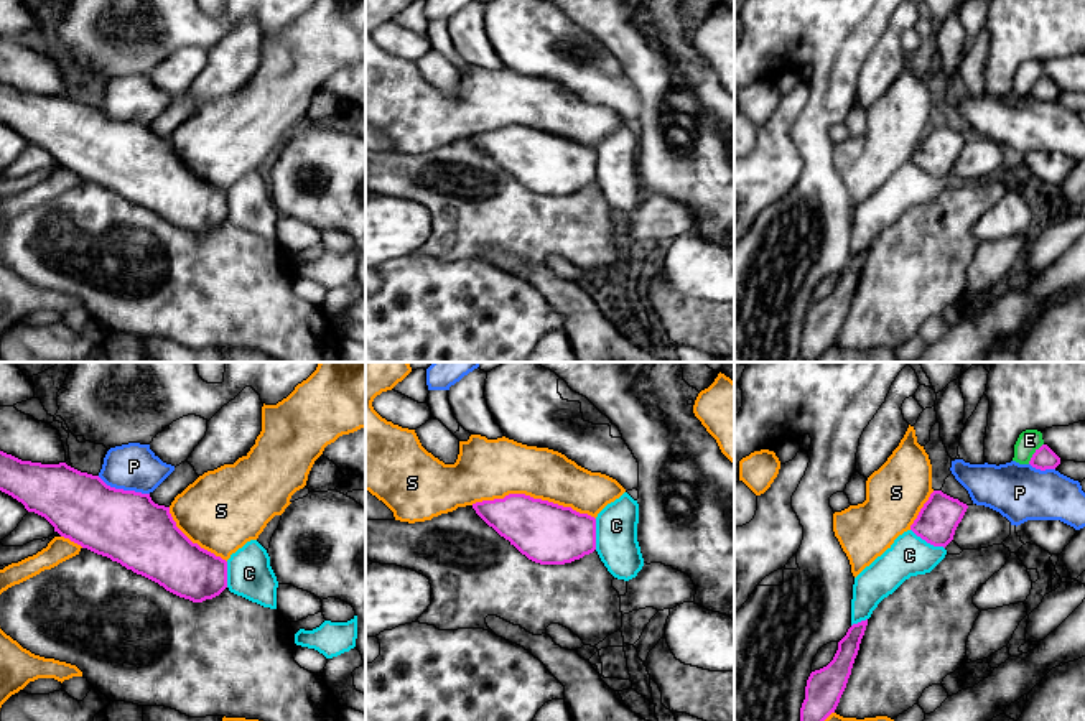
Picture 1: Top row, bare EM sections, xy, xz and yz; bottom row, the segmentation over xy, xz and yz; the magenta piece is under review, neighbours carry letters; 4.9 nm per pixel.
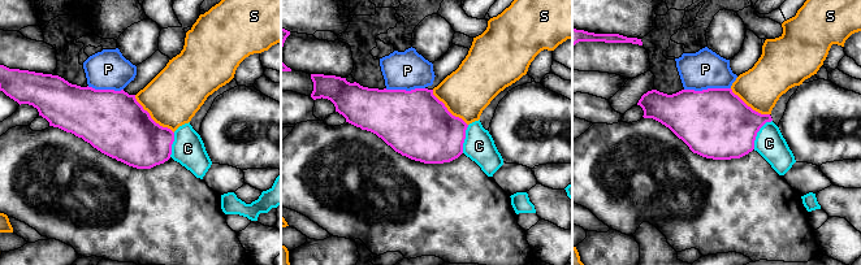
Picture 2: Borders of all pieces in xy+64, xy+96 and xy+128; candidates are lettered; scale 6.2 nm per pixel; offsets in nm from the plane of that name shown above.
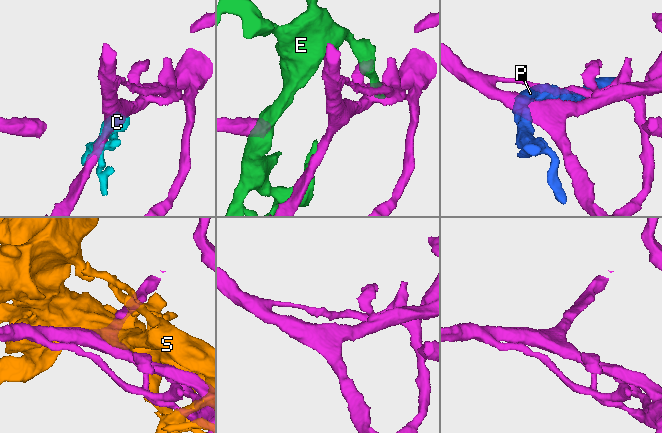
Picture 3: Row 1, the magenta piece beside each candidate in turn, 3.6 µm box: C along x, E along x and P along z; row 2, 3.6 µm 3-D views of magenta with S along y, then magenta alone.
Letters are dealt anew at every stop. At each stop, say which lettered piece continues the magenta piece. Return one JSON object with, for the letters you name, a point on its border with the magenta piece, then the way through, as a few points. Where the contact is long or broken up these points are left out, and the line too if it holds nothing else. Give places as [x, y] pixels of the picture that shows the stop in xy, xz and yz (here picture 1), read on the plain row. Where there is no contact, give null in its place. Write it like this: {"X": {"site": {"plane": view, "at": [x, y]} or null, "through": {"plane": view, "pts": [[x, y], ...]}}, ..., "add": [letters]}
{"add": []}

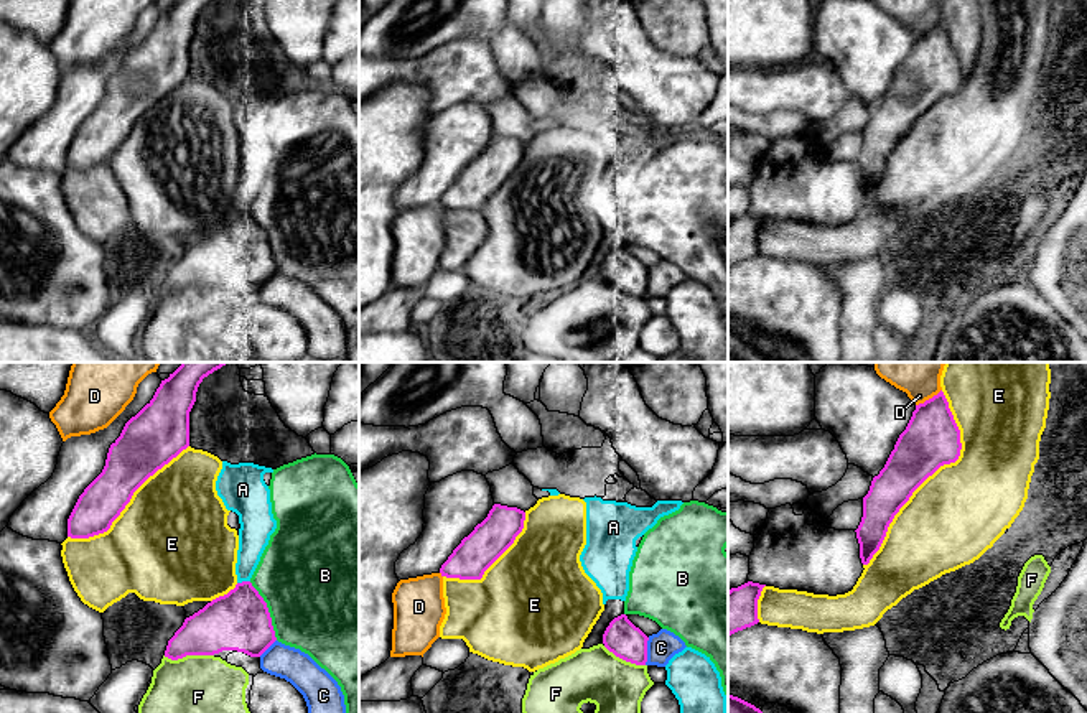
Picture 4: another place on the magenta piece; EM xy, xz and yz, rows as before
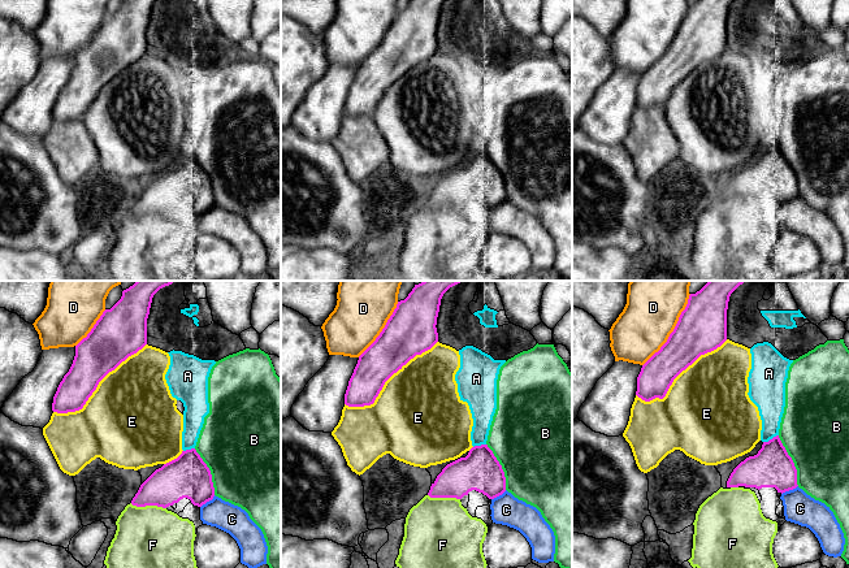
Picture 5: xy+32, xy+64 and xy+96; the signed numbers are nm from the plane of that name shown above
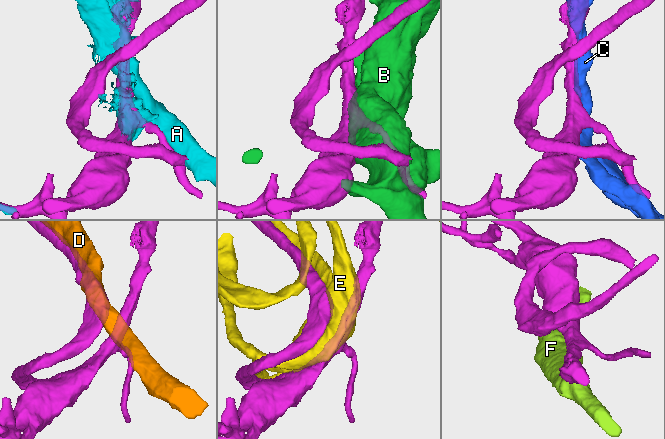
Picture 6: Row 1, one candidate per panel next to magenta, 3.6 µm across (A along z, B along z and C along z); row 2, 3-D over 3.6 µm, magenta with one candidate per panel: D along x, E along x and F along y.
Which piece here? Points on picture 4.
{"E": {"site": {"plane": "yz", "at": [931, 106]}}, "add": ["E"]}

